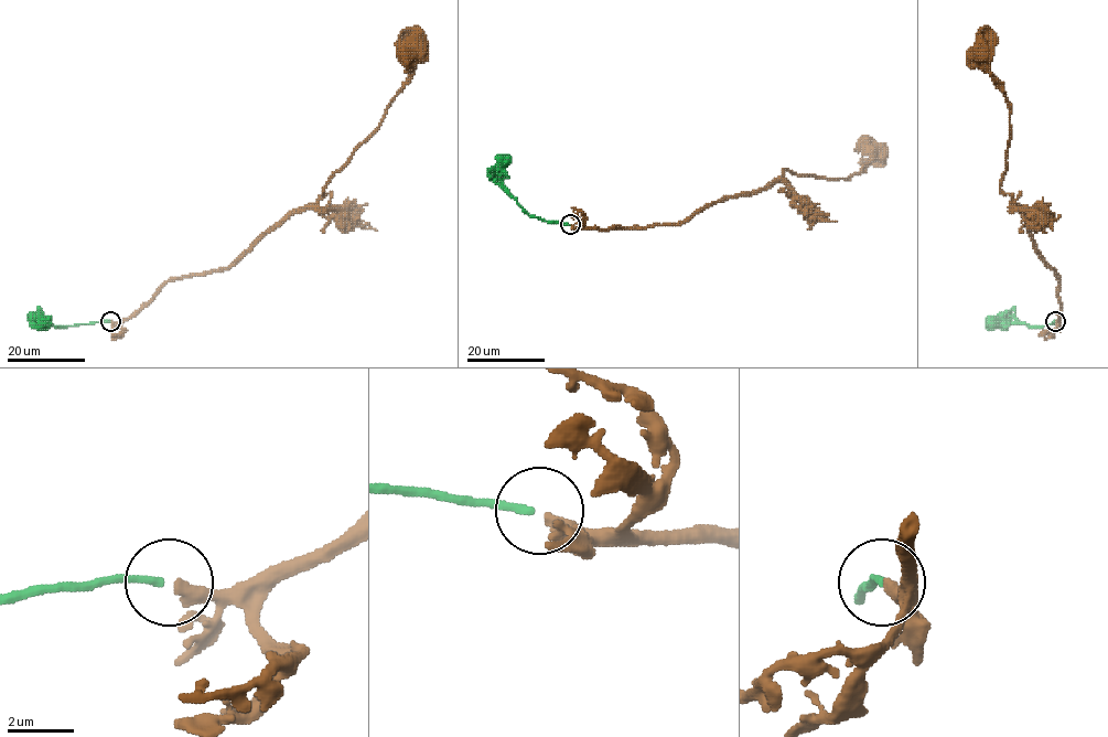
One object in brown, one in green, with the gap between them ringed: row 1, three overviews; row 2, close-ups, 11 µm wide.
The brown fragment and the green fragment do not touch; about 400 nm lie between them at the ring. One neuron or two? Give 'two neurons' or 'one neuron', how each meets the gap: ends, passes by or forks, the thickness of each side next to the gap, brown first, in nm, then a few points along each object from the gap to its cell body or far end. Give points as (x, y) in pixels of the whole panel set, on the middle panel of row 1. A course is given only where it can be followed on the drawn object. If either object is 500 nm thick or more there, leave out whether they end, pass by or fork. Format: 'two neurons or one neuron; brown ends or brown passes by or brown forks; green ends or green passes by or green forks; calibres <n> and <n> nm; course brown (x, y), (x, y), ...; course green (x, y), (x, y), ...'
two neurons; brown ends; green ends; calibres 400 and 240 nm; course brown (571, 224), (600, 230), (681, 223), (727, 198), (748, 195), (782, 180), (783, 170), (848, 179), (877, 152); course green (569, 224), (545, 222), (529, 214), (502, 181), (504, 172), (499, 163), (503, 161)

